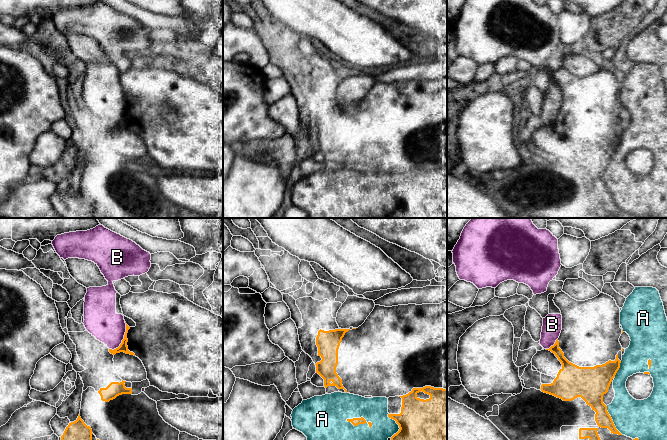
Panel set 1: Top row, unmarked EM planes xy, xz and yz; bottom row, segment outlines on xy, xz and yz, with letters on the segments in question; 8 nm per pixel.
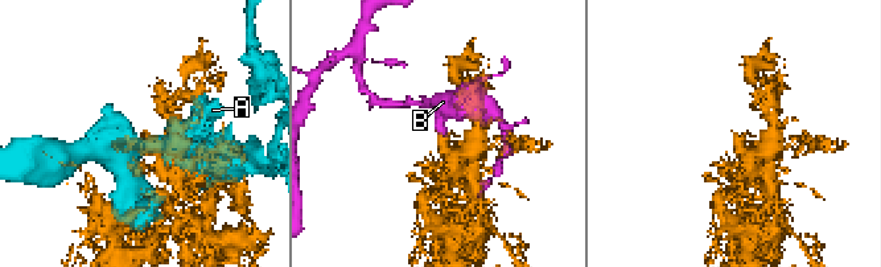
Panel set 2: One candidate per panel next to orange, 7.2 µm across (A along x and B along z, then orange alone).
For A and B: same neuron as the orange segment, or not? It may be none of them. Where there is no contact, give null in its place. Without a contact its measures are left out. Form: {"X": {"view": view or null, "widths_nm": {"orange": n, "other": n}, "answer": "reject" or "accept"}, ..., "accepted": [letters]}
{"A": {"view": "xz", "widths_nm": {"orange": 60, "other": 320}, "answer": "reject"}, "B": {"view": "xy", "widths_nm": {"orange": 70, "other": 280}, "answer": "reject"}, "accepted": []}

